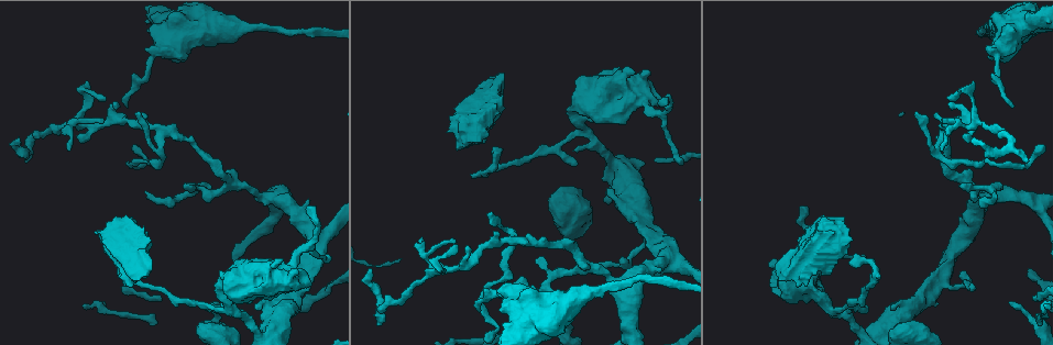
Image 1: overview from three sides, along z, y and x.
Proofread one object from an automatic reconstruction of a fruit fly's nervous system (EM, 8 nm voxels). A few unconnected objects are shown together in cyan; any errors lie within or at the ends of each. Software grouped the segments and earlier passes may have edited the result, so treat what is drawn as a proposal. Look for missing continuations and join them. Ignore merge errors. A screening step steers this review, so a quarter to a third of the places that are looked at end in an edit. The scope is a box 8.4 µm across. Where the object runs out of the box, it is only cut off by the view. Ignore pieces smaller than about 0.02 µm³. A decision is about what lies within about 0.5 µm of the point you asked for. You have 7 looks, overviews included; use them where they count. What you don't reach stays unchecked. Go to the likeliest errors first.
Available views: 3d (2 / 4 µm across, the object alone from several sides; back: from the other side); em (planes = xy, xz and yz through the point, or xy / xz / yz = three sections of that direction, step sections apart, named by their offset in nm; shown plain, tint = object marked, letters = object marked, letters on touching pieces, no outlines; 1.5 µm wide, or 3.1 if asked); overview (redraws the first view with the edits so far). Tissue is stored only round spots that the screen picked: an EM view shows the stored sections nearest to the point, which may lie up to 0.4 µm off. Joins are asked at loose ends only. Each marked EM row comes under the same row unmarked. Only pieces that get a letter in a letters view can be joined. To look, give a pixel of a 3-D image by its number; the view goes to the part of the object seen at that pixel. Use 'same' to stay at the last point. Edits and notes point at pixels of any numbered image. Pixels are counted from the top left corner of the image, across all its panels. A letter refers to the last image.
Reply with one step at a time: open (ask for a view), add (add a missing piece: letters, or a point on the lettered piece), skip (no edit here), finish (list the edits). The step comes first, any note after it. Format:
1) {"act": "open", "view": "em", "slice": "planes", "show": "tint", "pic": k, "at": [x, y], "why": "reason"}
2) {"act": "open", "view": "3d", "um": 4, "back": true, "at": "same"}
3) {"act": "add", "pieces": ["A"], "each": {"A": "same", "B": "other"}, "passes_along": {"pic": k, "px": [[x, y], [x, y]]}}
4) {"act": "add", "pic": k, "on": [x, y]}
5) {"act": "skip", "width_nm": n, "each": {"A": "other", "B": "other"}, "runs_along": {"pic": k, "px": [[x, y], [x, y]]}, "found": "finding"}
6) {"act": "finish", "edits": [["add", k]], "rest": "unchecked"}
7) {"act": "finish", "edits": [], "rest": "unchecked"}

{"act": "open", "view": "em", "slice": "xz", "step": 8, "show": "letters", "pic": 1, "at": [500, 149], "why": "long arm stops here"}

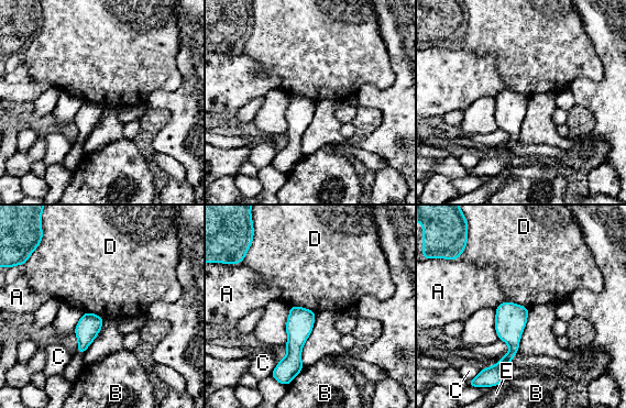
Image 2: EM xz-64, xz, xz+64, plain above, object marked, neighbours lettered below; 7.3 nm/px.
{"act": "open", "view": "em", "slice": "planes", "show": "letters", "at": "same"}

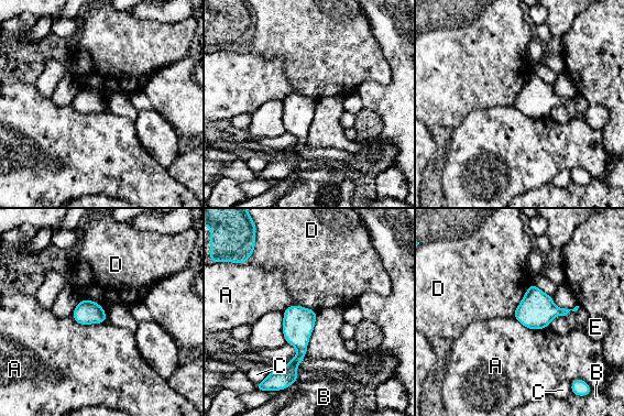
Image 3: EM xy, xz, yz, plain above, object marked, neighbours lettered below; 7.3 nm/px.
{"act": "skip", "longest_contact_nm": ["D", 280], "each": {"A": "other", "B": "other", "C": "other", "D": "other", "E": "other"}, "border": {"pic": 3, "px": [[532, 283], [513, 316]]}, "found": "no lettered piece goes on from it"}

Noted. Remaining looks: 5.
{"act": "open", "view": "em", "slice": "xz", "step": 8, "show": "tint", "pic": 1, "at": [213, 302], "why": "tapers out"}

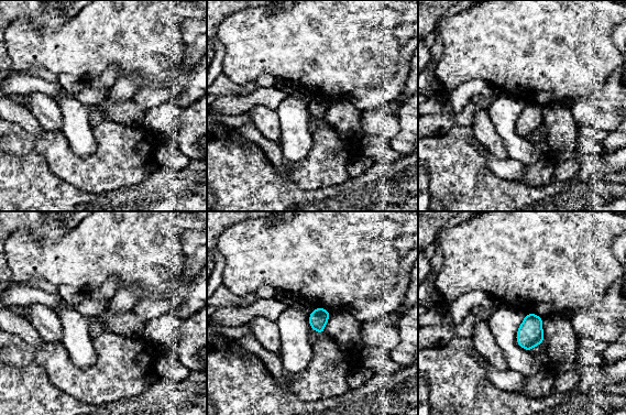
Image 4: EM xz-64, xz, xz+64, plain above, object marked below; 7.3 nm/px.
{"act": "open", "view": "em", "slice": "planes", "show": "letters", "at": "same"}

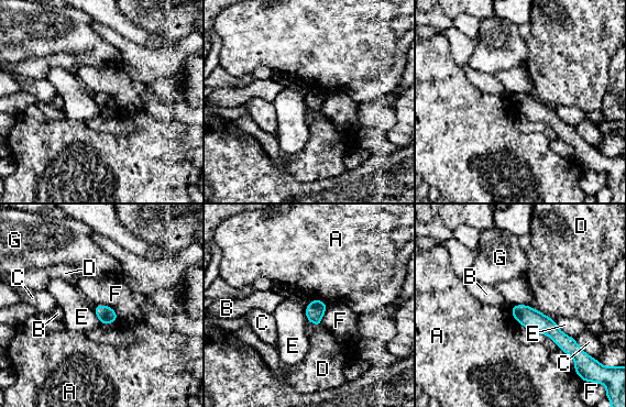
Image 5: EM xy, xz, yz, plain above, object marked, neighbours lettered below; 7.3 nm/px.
{"act": "skip", "longest_contact_nm": ["E", 200], "each": {"A": "other", "B": "other", "C": "other", "D": "other", "E": "other", "F": "other", "G": "other"}, "found": "no lettered piece goes on from it"}

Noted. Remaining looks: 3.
{"act": "open", "view": "3d", "um": 4, "pic": 1, "at": [25, 161], "why": "an open end"}

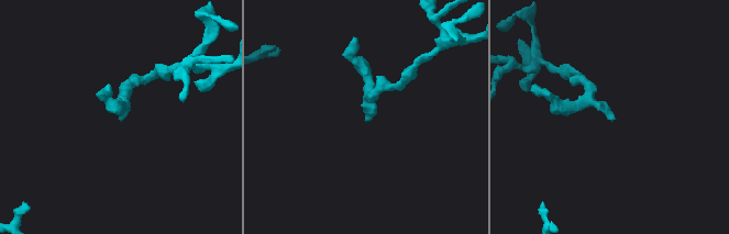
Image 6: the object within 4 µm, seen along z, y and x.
{"act": "open", "view": "em", "slice": "planes", "show": "letters", "pic": 6, "at": [612, 121], "why": "need the tissue"}

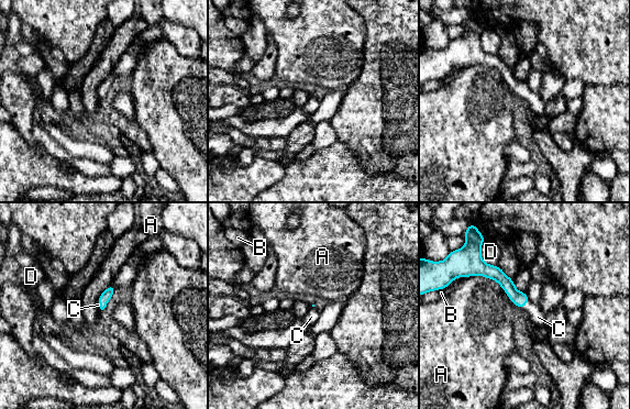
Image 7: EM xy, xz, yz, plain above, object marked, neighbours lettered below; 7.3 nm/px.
{"act": "add", "pieces": ["C"], "each": {"A": "other", "B": "other", "C": "same", "D": "other"}, "passes_along": {"pic": 7, "px": [[520, 299], [524, 305], [538, 317]]}, "found": "it goes on there"}

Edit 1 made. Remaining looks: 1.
{"act": "finish", "edits": [["add", 7]], "rest": "unchecked"}

